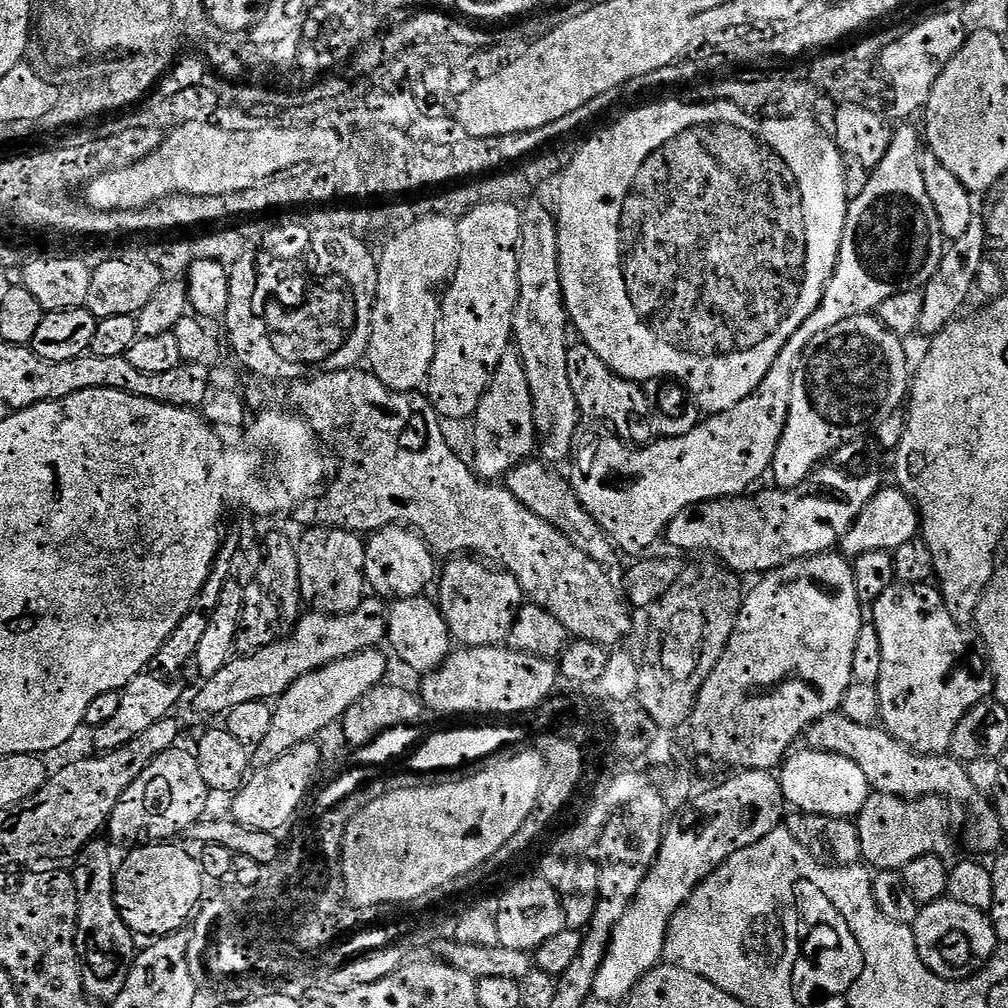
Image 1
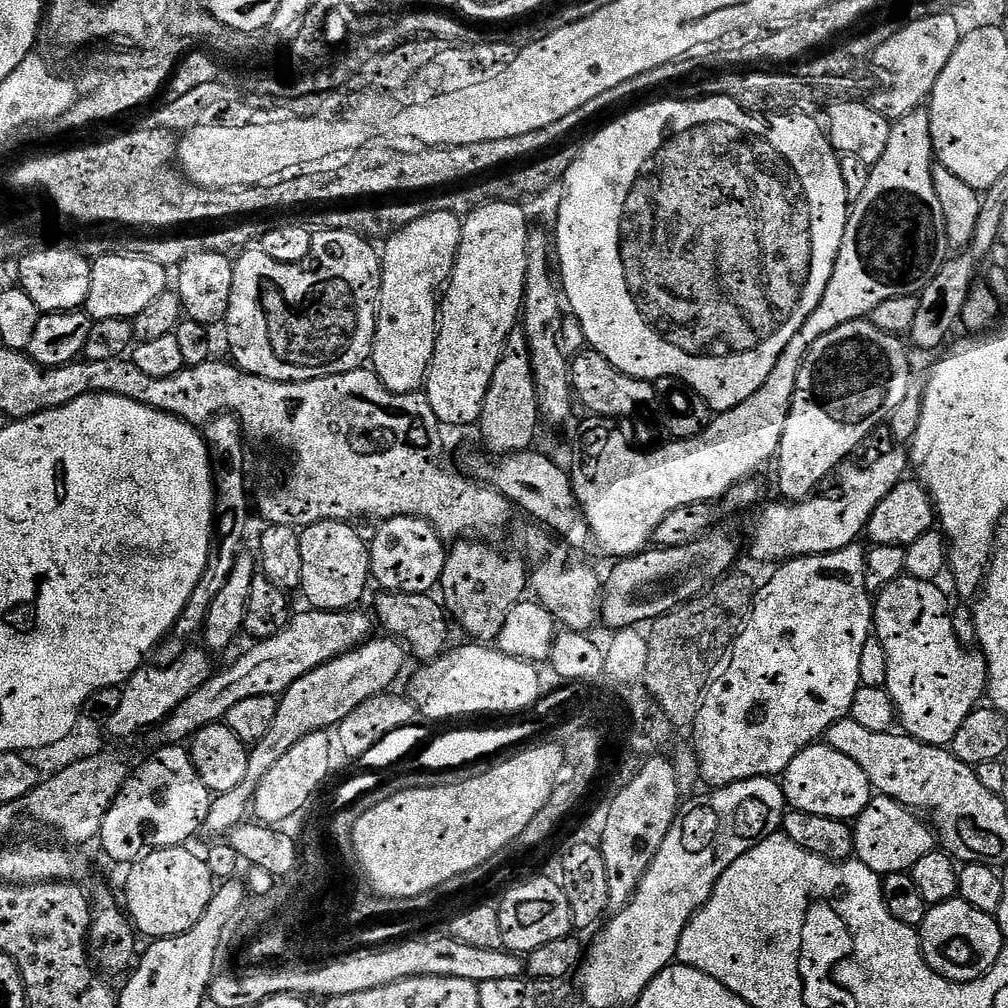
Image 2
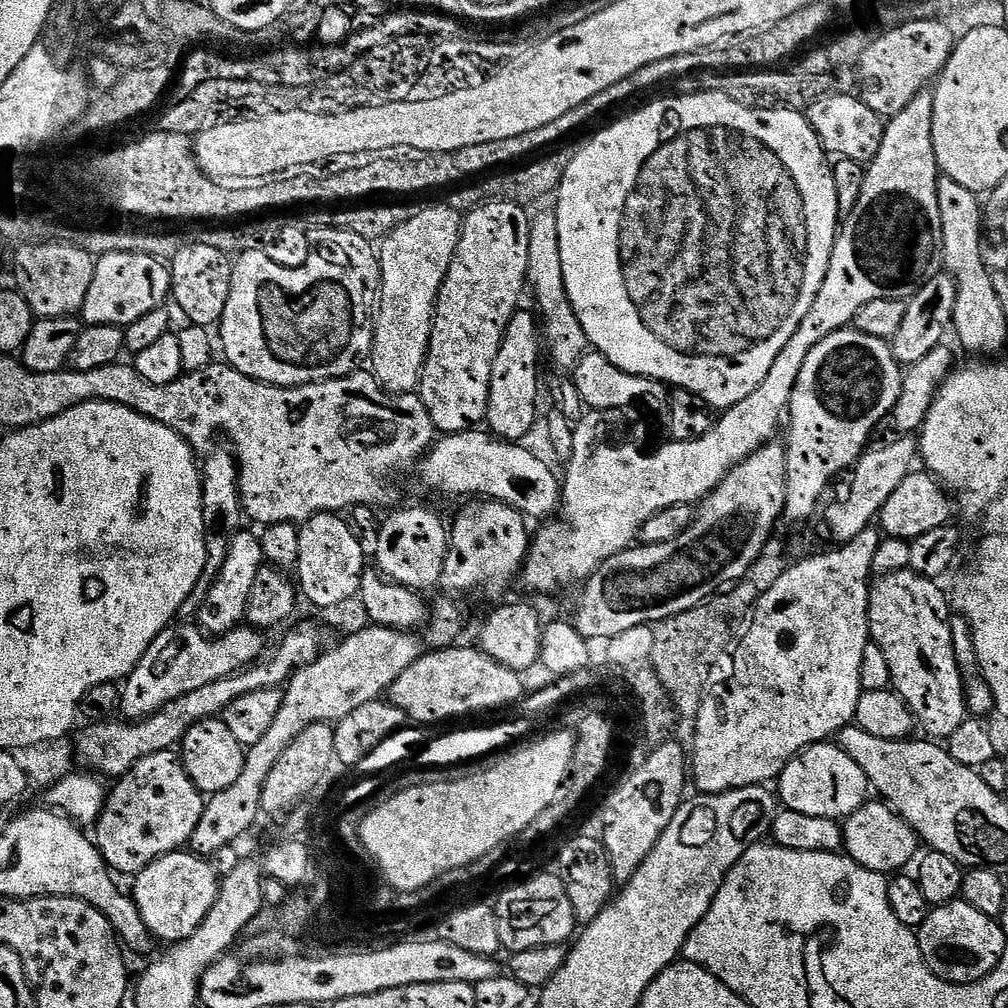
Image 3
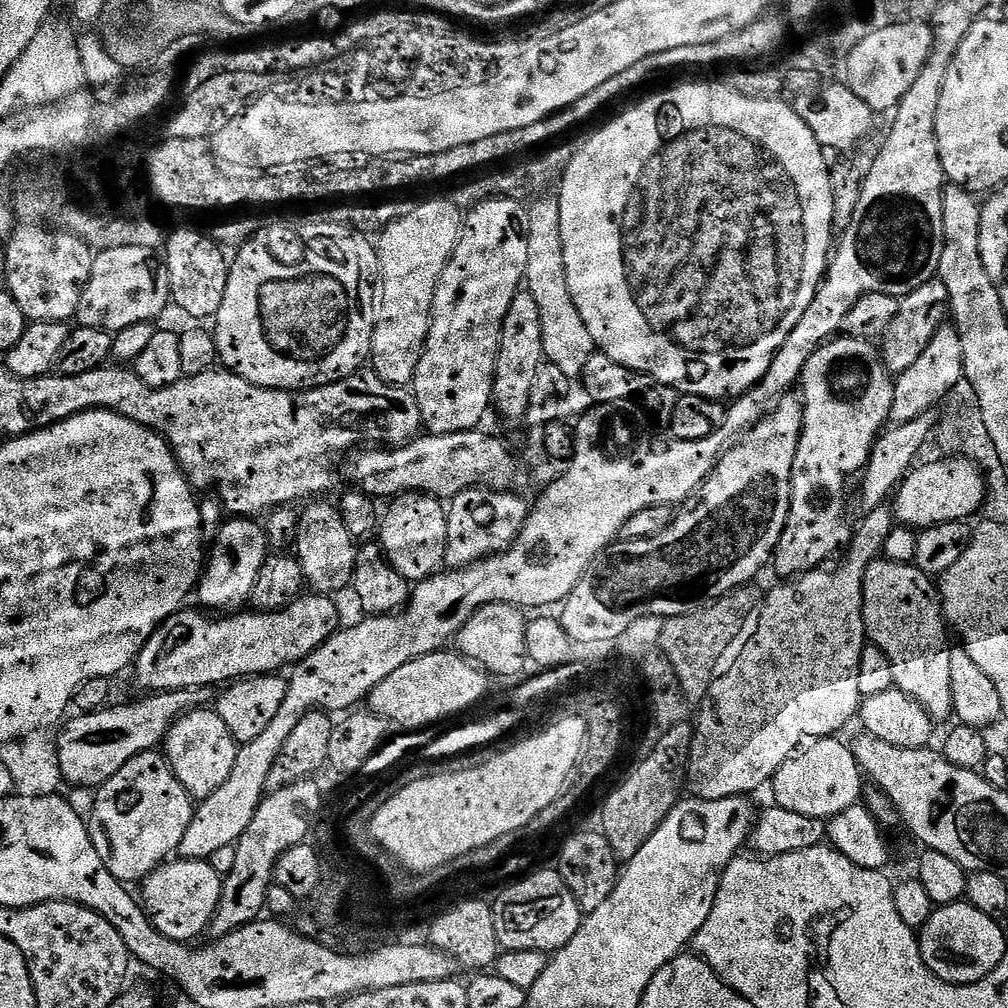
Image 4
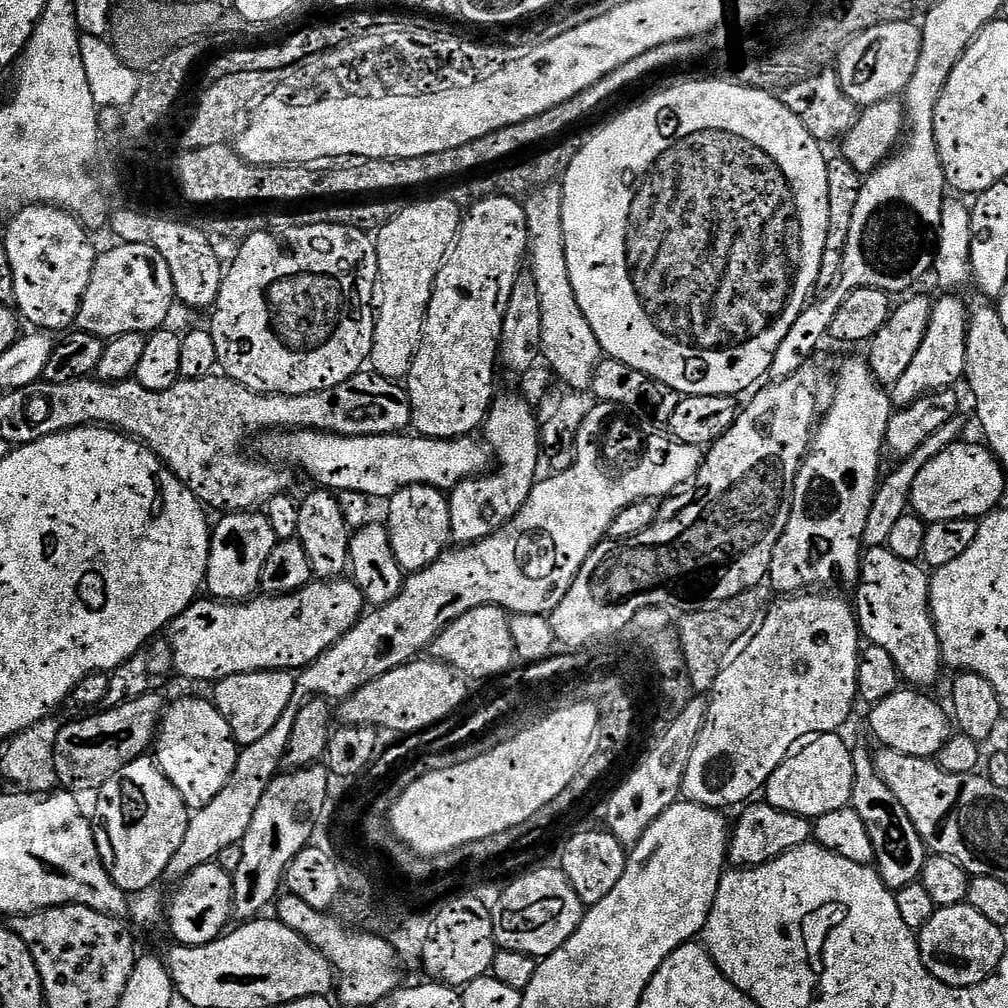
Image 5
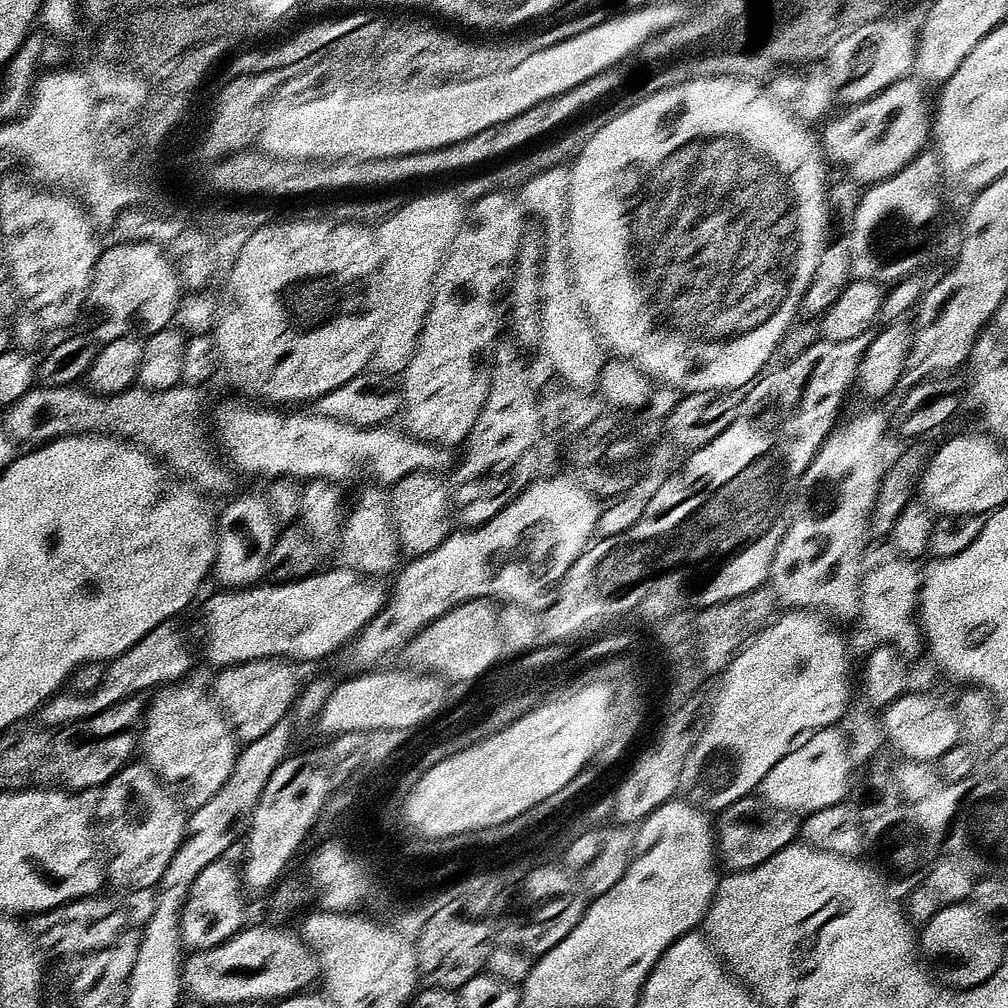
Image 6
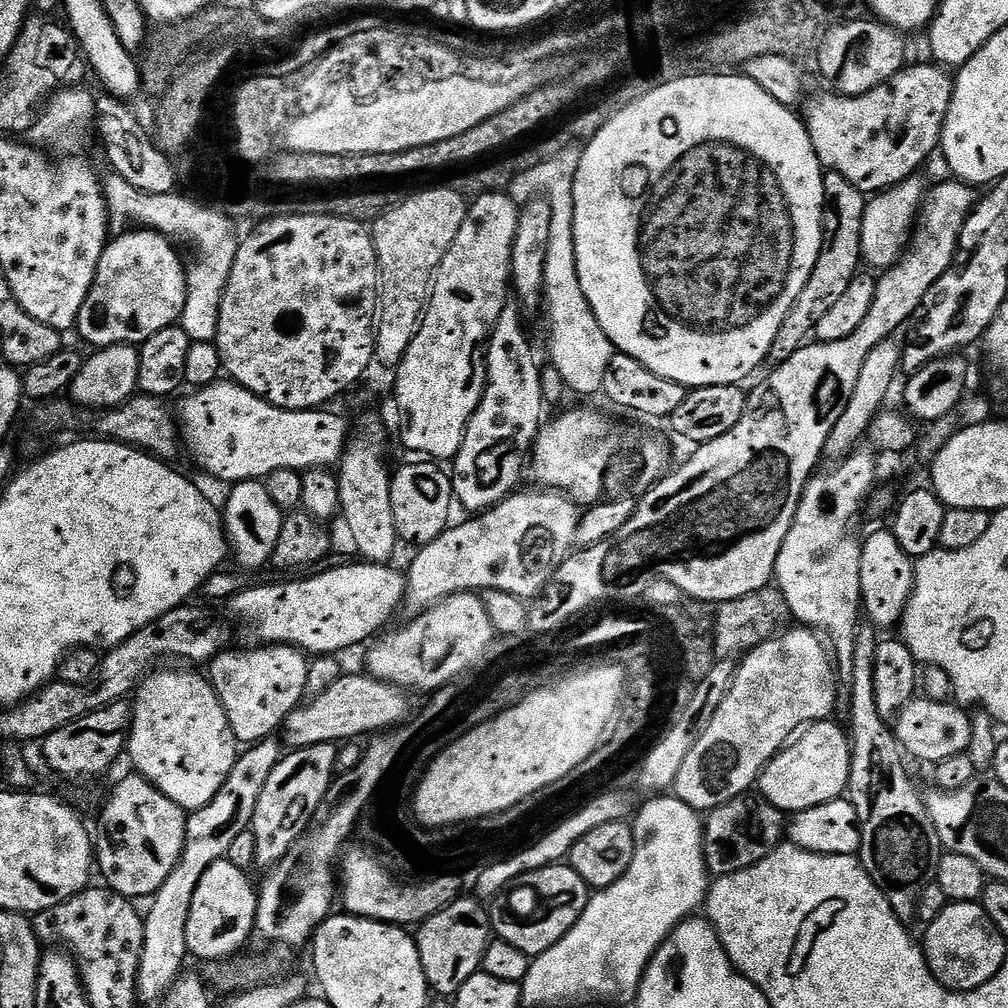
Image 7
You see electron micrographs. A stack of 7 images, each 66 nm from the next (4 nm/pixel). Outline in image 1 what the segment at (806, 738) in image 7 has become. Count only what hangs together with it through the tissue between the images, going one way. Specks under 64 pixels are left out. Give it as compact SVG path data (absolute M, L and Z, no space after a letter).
M793 751L779 769L778 779L785 801L793 809L819 816L859 817L870 795L866 774L862 774L850 758L829 752L803 751Z

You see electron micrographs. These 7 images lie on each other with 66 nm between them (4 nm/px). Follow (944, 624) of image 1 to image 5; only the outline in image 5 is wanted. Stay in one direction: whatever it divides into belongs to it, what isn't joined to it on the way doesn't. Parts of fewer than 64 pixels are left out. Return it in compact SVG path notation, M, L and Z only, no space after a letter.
M886 546L868 548L863 553L860 579L854 588L854 611L861 637L868 644L882 646L882 650L894 658L894 666L898 666L901 677L912 686L934 683L942 669L940 639L932 621L928 597L929 579L929 573L917 561L898 558L898 554Z

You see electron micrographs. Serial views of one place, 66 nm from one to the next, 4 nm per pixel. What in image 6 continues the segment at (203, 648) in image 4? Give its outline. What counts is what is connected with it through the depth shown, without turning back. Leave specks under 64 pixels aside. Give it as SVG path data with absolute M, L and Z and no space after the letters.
M355 567L336 568L333 572L321 571L314 576L308 576L304 580L297 580L294 584L265 583L263 586L253 586L243 590L220 590L217 596L212 596L204 604L204 620L212 624L208 628L208 660L213 664L213 669L230 668L233 664L245 664L255 660L287 660L289 662L301 662L300 660L324 660L327 656L335 654L339 648L347 649L360 635L360 631L376 617L386 603L386 592L379 588L375 579L369 578L357 572Z

